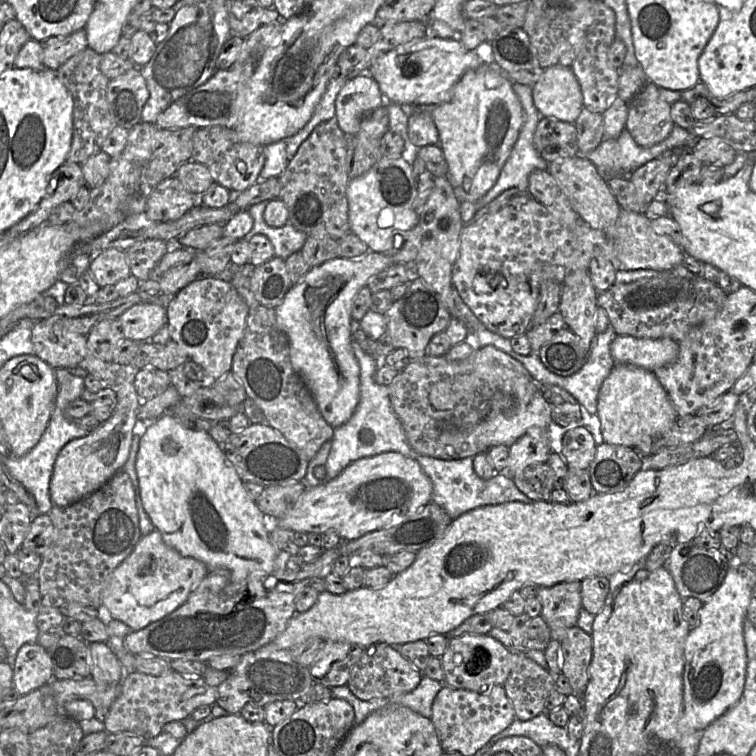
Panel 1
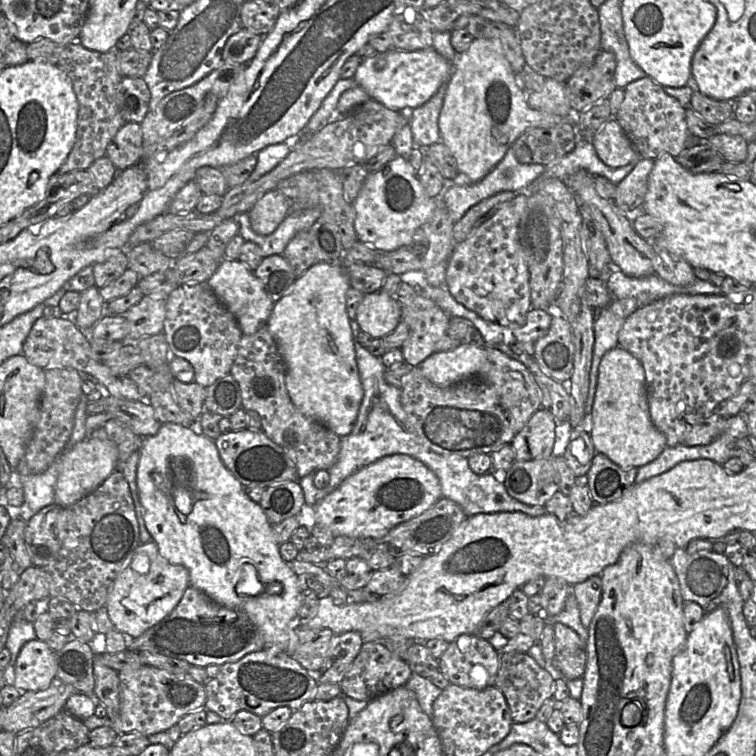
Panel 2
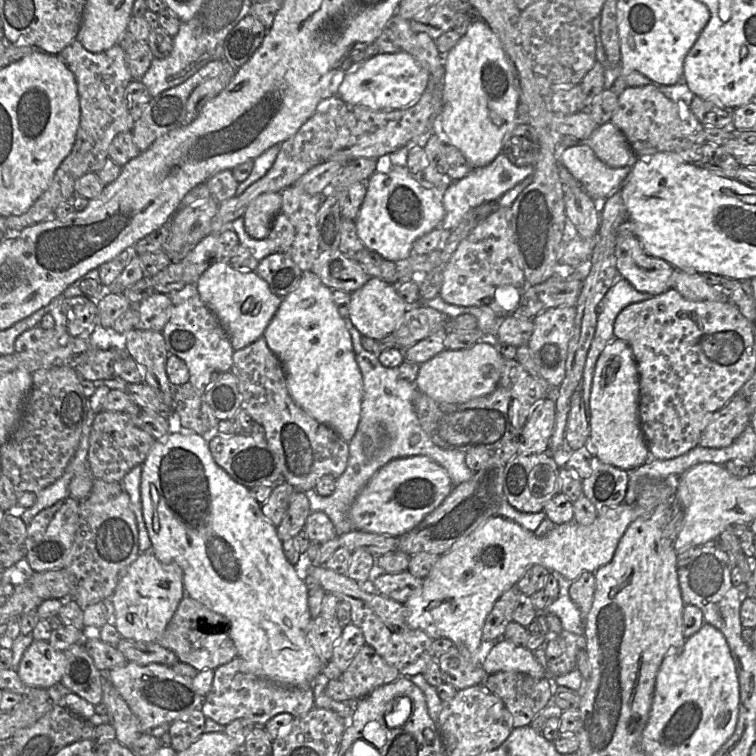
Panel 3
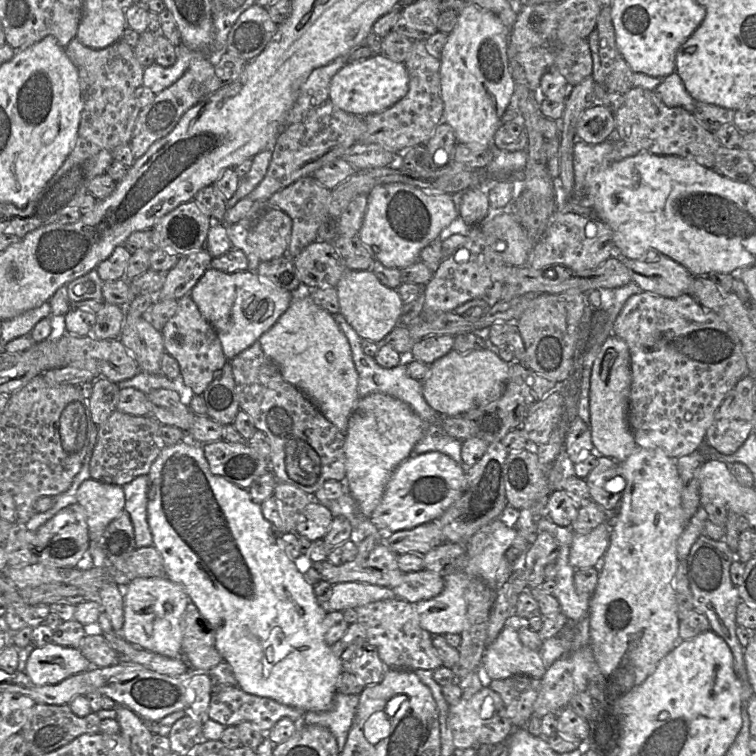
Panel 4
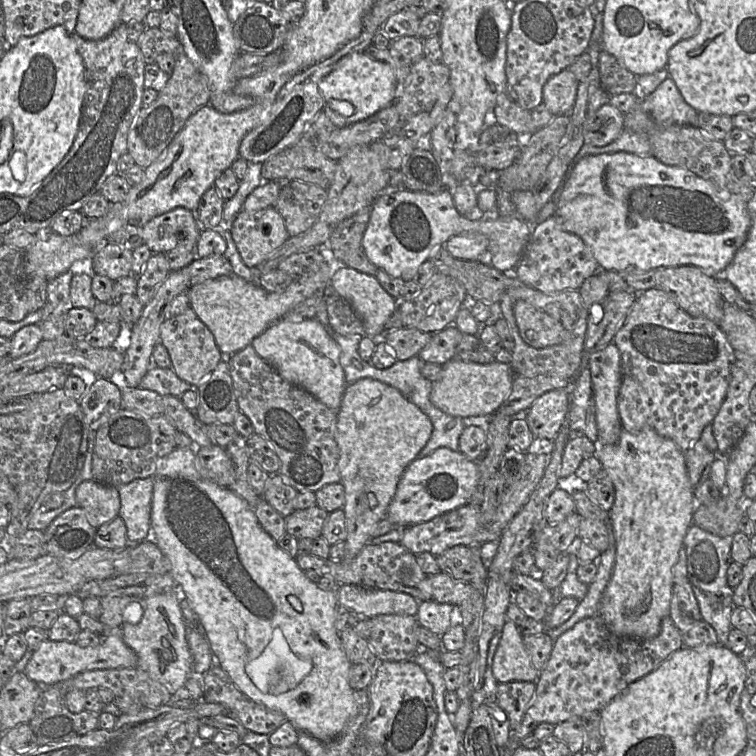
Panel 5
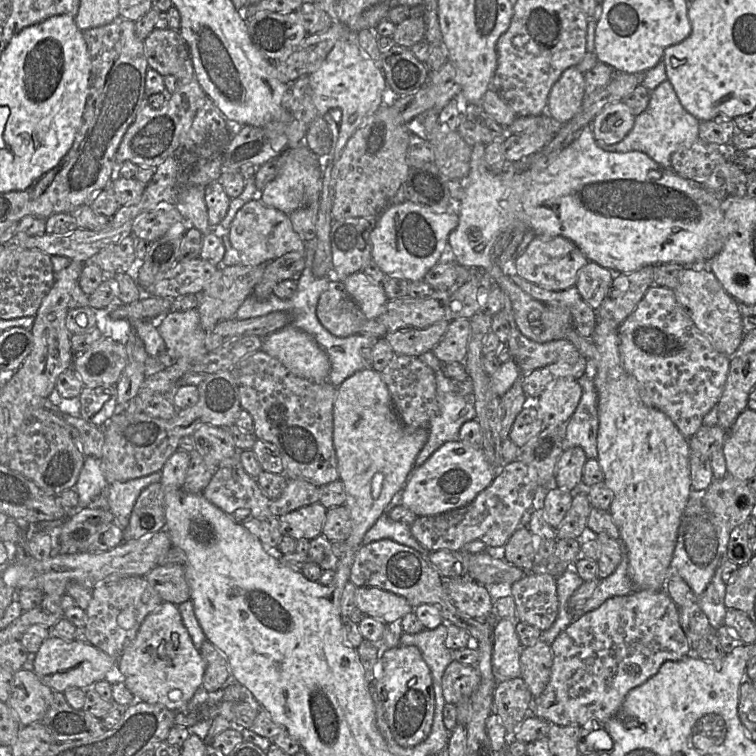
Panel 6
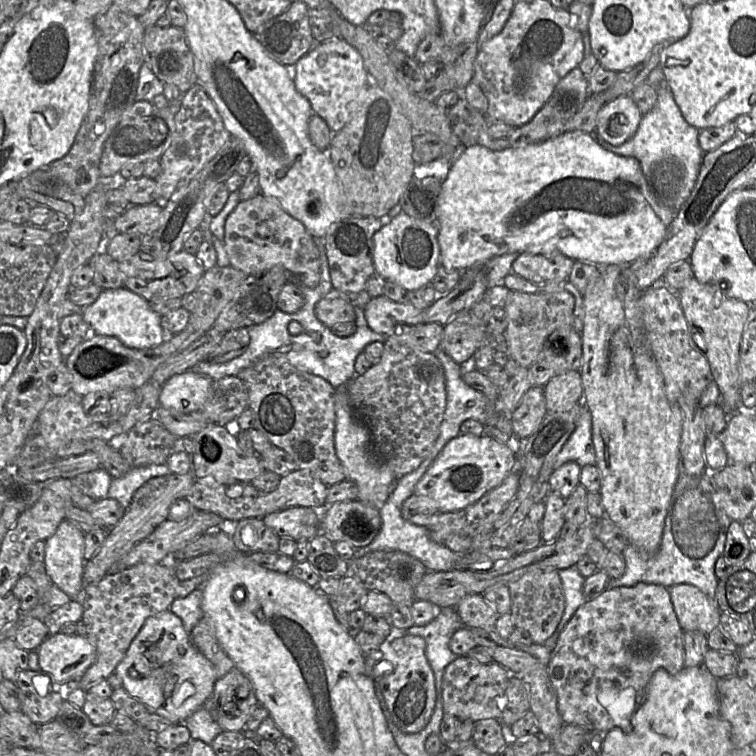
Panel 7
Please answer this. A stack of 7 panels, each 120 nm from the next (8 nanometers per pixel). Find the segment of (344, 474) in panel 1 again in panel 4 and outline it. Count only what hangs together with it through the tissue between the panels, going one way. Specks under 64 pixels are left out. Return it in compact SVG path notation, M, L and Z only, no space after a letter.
M441 452L411 455L393 472L370 521L382 532L394 533L438 519L461 496L466 468L470 467L458 464Z

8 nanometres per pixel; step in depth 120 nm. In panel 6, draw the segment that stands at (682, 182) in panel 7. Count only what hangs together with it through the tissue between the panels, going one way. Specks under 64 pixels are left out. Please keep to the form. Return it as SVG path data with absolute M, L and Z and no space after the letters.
M665 80L651 91L648 107L636 116L634 127L622 141L607 144L596 139L596 143L600 148L612 152L644 152L662 167L672 169L672 154L681 148L691 146L699 139L700 122L683 107L672 83Z

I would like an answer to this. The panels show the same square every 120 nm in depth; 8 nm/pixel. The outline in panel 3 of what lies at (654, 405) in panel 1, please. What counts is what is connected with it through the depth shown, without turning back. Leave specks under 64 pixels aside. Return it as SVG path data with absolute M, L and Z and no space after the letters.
M614 338L600 354L590 394L590 440L603 463L631 471L650 459L639 418L640 383L630 346Z

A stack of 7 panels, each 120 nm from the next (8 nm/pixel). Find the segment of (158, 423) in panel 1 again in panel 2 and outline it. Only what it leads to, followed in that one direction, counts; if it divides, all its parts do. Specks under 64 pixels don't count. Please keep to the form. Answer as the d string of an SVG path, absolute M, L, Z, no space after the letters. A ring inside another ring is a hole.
M200 422L189 427L164 423L154 436L143 438L137 468L137 488L144 508L144 521L157 544L160 555L169 563L186 567L190 586L206 593L217 603L244 612L264 637L265 649L281 649L292 655L298 646L293 623L298 620L302 604L303 581L280 555L273 525L259 503L253 502L247 490L223 464L215 442L202 433ZM244 564L255 567L265 591L257 596L244 596L236 591ZM273 582L283 585L281 594L269 594L266 587Z

